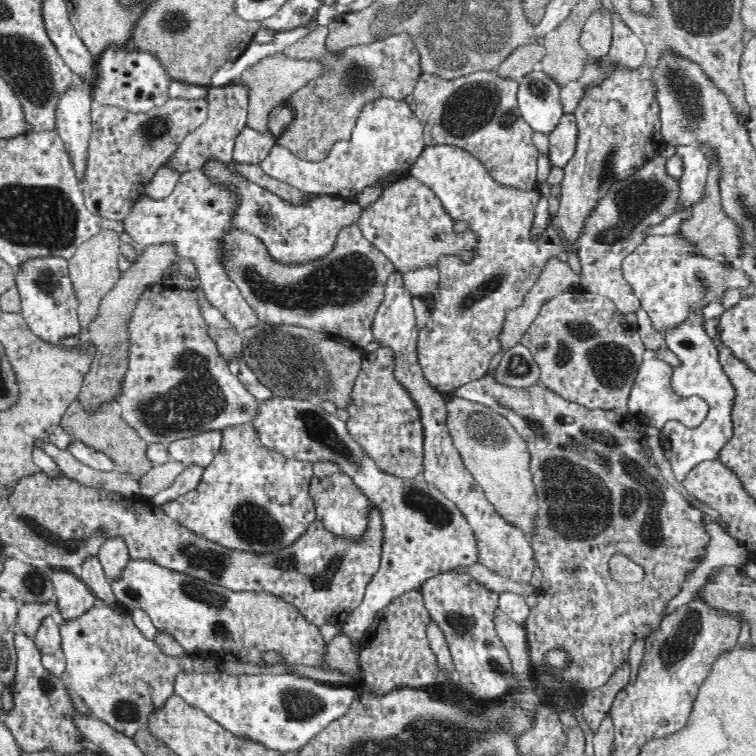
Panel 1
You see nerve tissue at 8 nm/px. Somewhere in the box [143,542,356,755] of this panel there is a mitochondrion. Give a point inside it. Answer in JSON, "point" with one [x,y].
{"point":[300,705]}

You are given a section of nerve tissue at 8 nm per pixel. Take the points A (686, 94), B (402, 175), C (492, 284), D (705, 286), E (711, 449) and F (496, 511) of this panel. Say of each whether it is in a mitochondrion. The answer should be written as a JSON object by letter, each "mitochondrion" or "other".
{"A":"mitochondrion","B":"other","C":"mitochondrion","D":"mitochondrion","E":"other","F":"other"}

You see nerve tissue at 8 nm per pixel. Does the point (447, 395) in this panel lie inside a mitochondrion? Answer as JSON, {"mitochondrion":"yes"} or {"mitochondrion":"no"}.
{"mitochondrion":"no"}

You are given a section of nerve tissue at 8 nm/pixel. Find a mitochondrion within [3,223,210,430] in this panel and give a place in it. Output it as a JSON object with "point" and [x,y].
{"point":[45,281]}

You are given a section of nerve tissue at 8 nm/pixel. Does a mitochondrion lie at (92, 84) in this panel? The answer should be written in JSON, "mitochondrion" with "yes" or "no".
{"mitochondrion":"no"}

